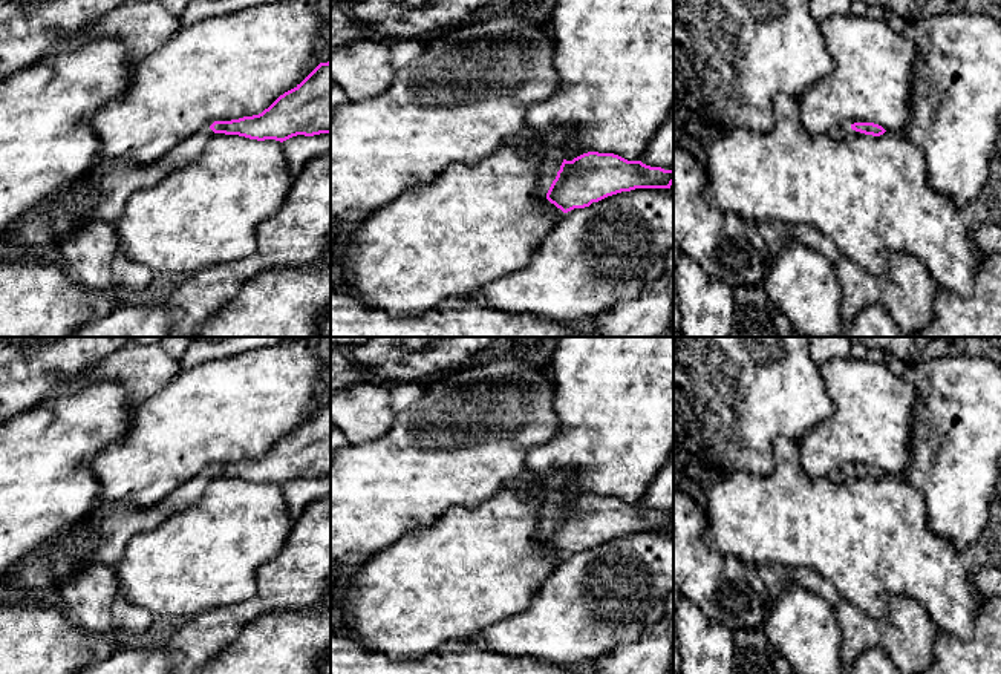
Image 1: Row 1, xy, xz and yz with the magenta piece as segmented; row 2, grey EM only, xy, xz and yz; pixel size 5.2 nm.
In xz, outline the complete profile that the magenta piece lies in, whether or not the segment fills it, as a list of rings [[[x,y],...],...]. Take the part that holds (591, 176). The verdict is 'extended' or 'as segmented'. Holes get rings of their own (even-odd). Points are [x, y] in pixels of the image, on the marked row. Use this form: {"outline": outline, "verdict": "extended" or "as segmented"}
{"outline": [[[530,132],[507,138],[502,147],[540,152],[539,190],[563,213],[589,207],[621,191],[670,188],[673,184],[673,170],[628,161],[614,153],[588,152],[566,161],[562,150],[540,149],[536,135]]], "verdict": "extended"}

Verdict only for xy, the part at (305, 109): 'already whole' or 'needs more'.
needs more

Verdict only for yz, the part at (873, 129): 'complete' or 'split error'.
split error

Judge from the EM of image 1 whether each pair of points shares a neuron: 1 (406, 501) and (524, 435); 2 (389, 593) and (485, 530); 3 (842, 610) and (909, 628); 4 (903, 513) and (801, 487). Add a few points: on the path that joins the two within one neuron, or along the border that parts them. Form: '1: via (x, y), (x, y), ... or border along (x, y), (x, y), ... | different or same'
1: via (435, 478), (466, 477), (479, 472), (495, 461) | same
2: via (414, 593), (426, 590), (461, 555) | same
3: via (859, 627), (893, 628) | same
4: via (877, 513), (827, 513) | same

